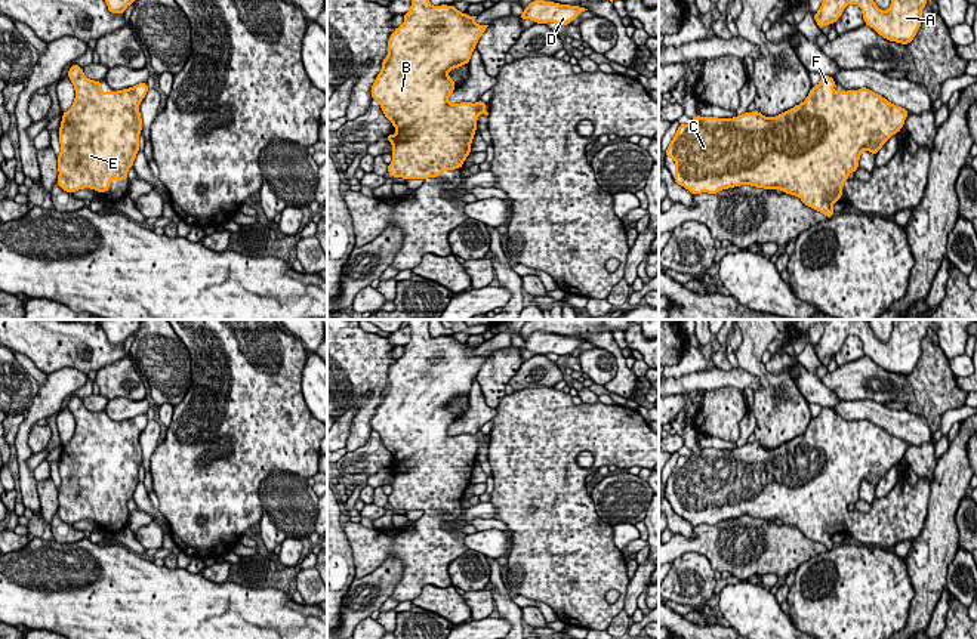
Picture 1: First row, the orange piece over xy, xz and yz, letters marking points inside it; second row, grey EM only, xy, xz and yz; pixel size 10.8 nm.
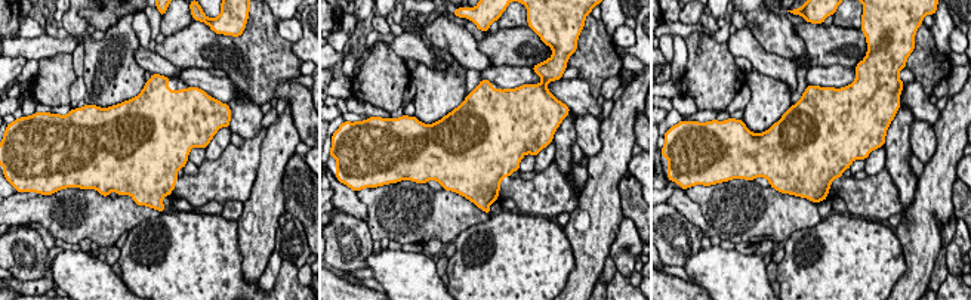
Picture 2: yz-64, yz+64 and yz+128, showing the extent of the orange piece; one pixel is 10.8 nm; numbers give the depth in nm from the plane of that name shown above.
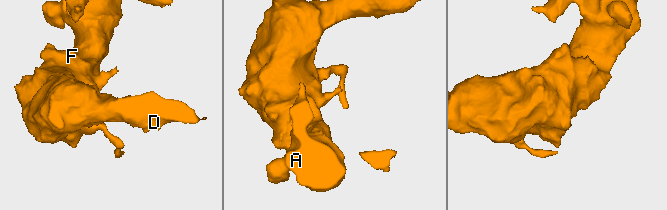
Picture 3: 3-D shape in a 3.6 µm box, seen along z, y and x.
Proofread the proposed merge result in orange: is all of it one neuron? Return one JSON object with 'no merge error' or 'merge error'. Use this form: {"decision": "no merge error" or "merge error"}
{"decision": "no merge error"}

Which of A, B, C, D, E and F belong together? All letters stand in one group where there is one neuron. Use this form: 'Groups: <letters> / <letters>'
Groups: A B C D E F

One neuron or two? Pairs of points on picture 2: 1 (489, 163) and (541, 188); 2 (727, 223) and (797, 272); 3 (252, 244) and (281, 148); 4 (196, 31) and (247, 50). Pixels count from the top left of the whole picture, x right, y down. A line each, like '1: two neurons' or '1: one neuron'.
1: one neuron
2: two neurons
3: one neuron
4: one neuron

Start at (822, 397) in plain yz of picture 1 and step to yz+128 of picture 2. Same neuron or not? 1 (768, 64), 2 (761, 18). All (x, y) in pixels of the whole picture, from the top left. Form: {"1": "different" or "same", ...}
{"1": "different", "2": "same"}

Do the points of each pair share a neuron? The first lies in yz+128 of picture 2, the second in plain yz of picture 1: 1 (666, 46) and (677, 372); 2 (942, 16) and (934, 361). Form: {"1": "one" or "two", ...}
{"1": "one", "2": "two"}

